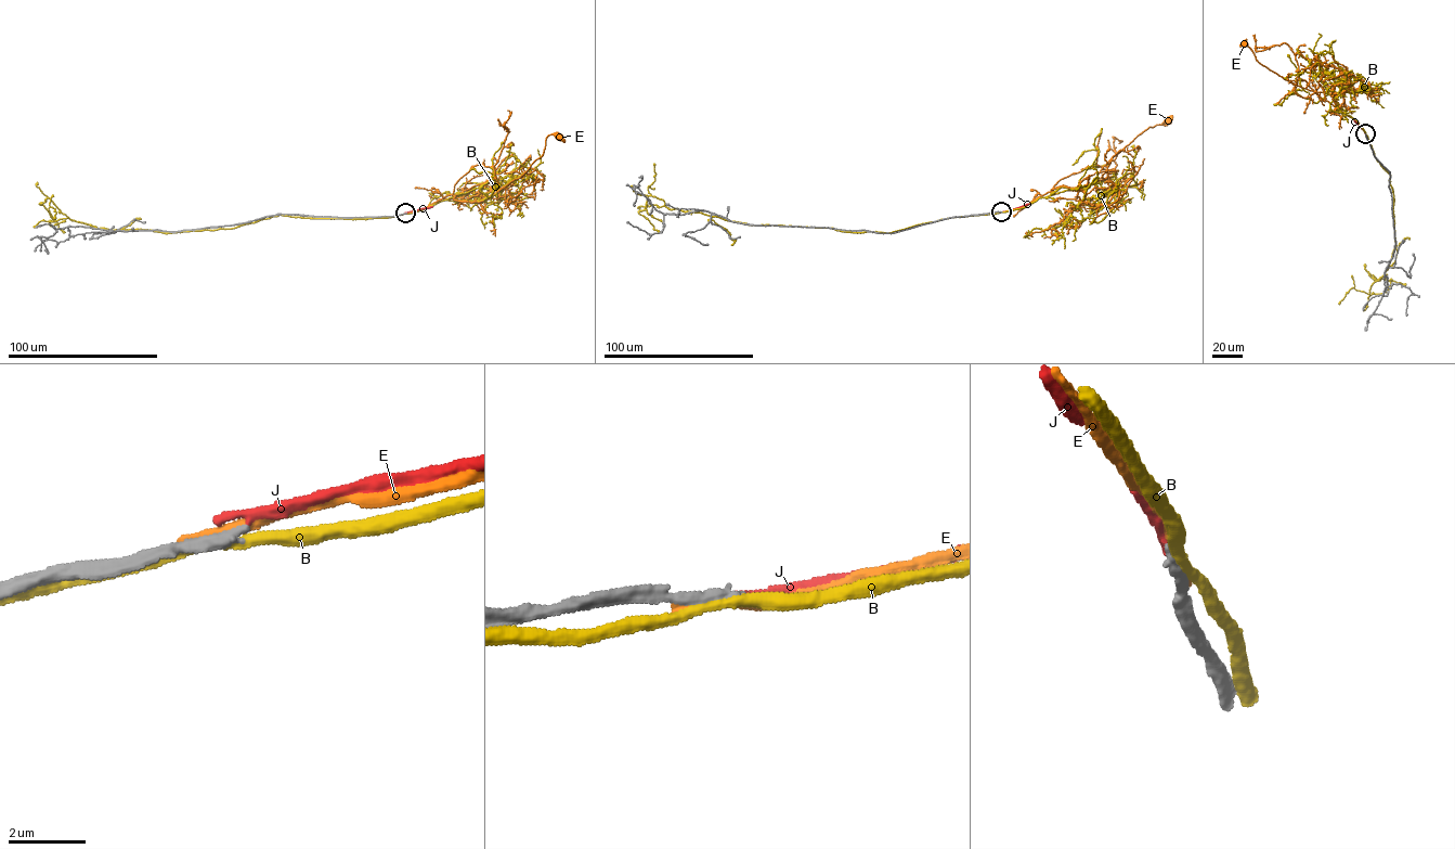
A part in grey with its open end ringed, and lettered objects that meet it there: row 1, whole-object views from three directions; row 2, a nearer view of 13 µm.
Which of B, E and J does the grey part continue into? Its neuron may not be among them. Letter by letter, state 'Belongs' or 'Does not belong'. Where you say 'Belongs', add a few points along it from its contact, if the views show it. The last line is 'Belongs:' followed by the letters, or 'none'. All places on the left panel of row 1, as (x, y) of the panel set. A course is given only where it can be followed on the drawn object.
B: Does not belong
E: Does not belong
J: Does not belong
Belongs: none

